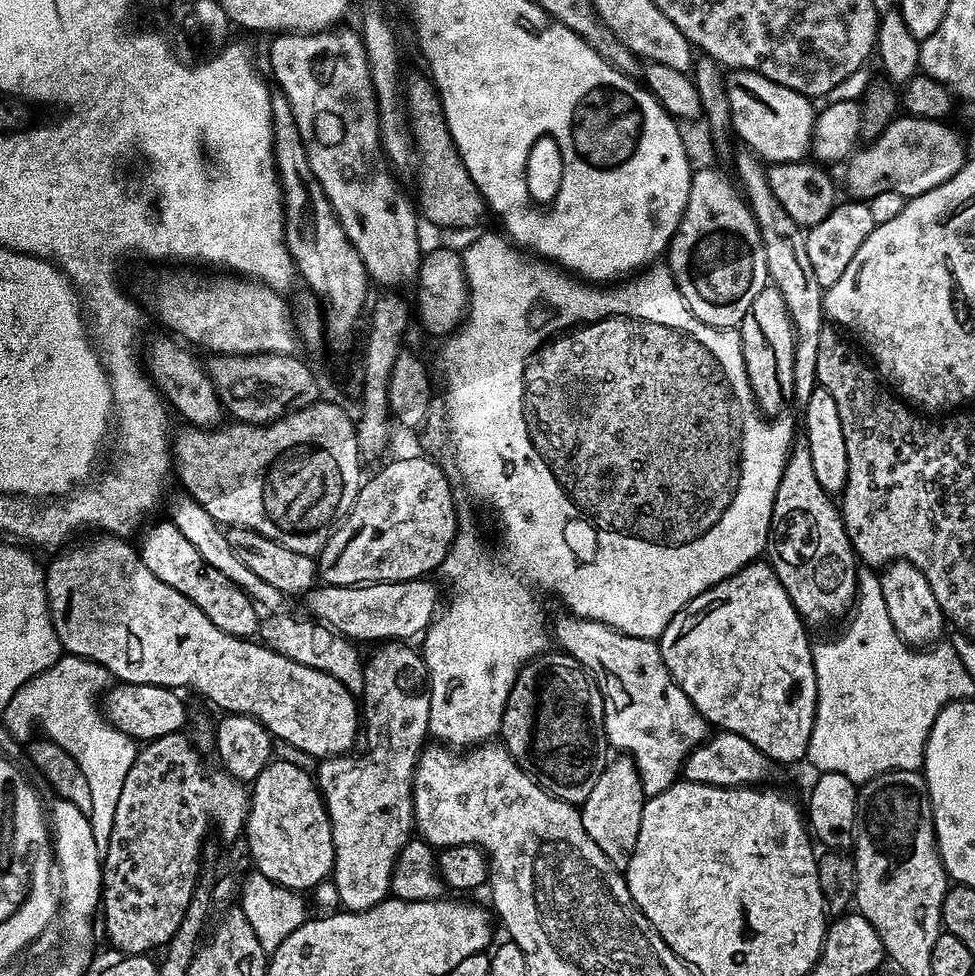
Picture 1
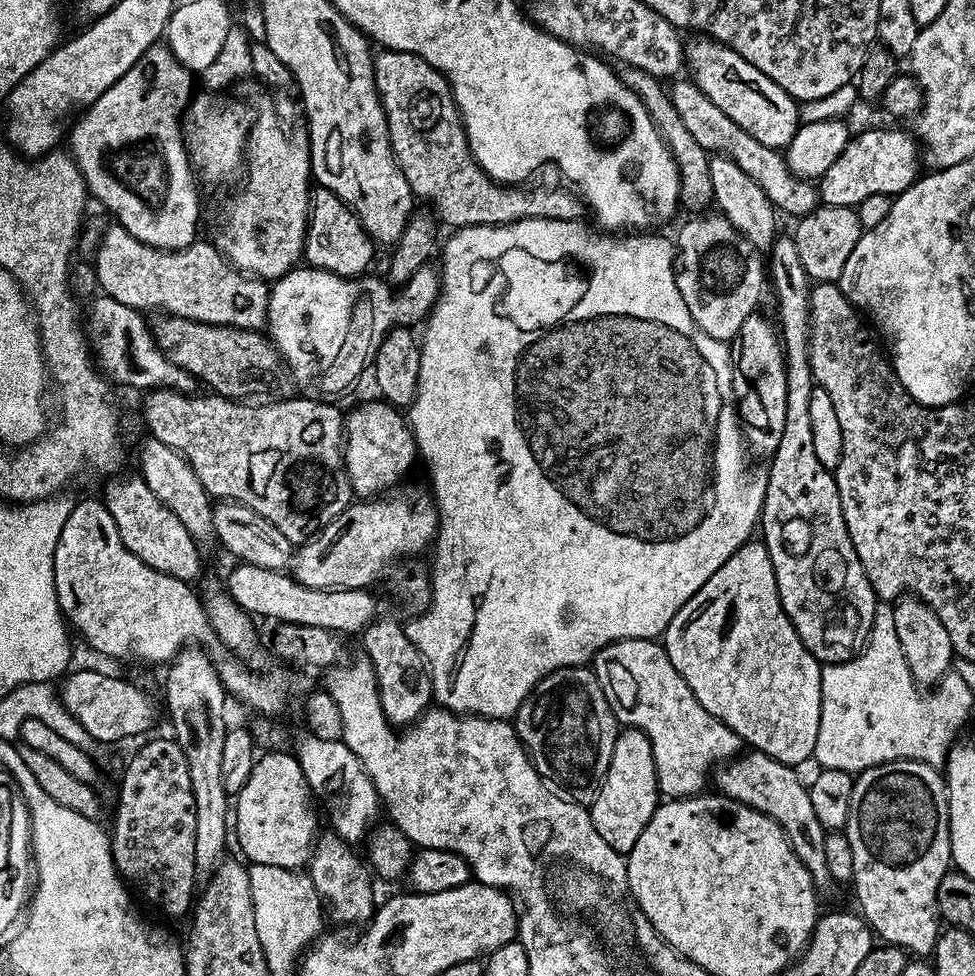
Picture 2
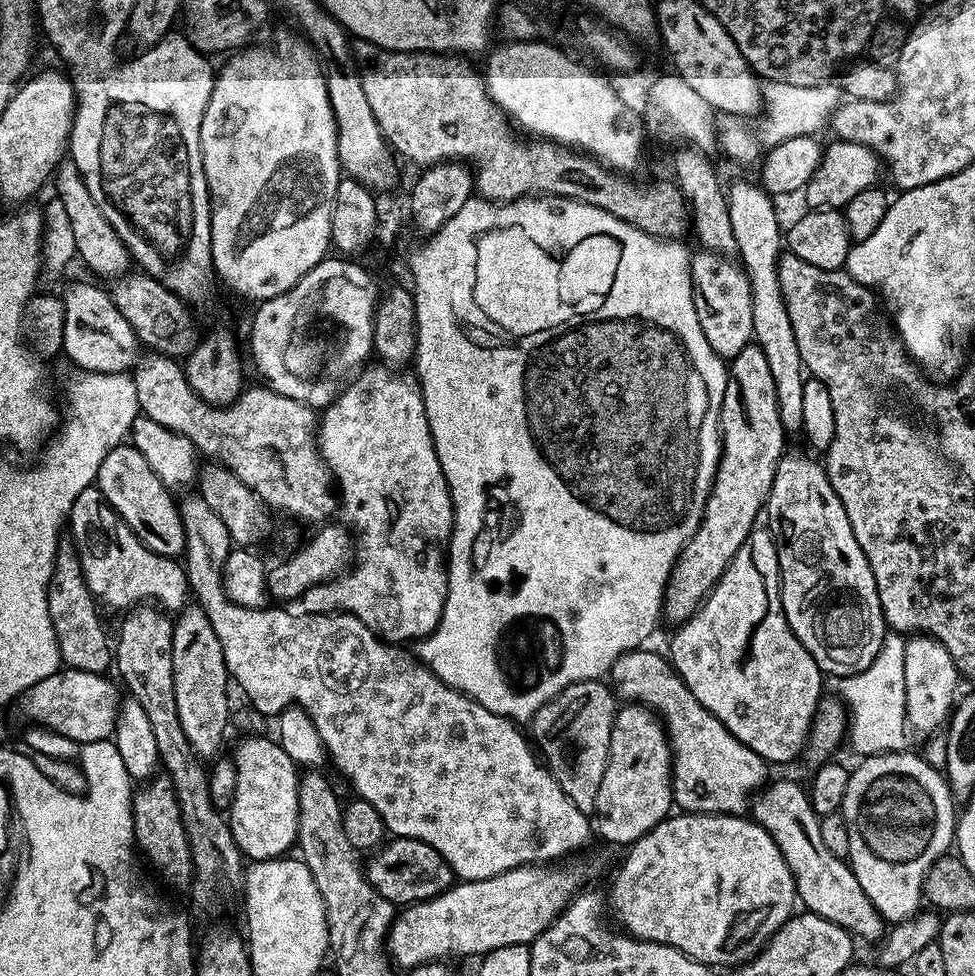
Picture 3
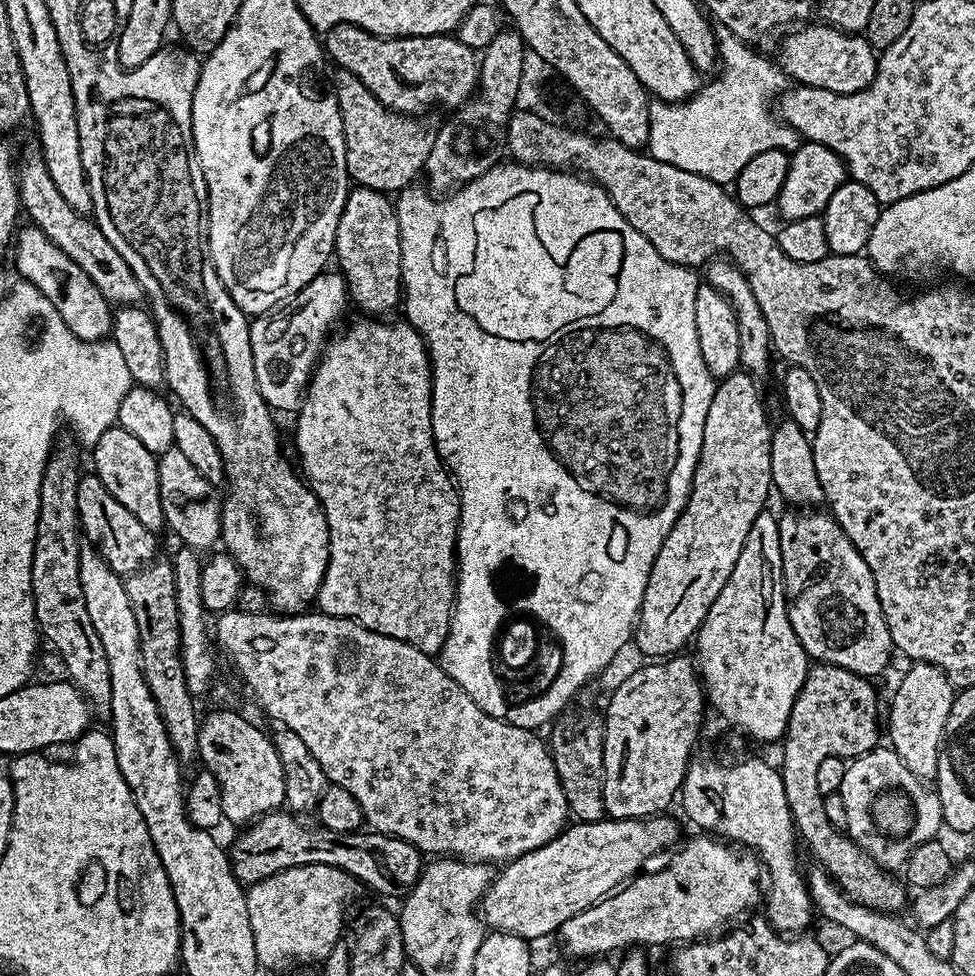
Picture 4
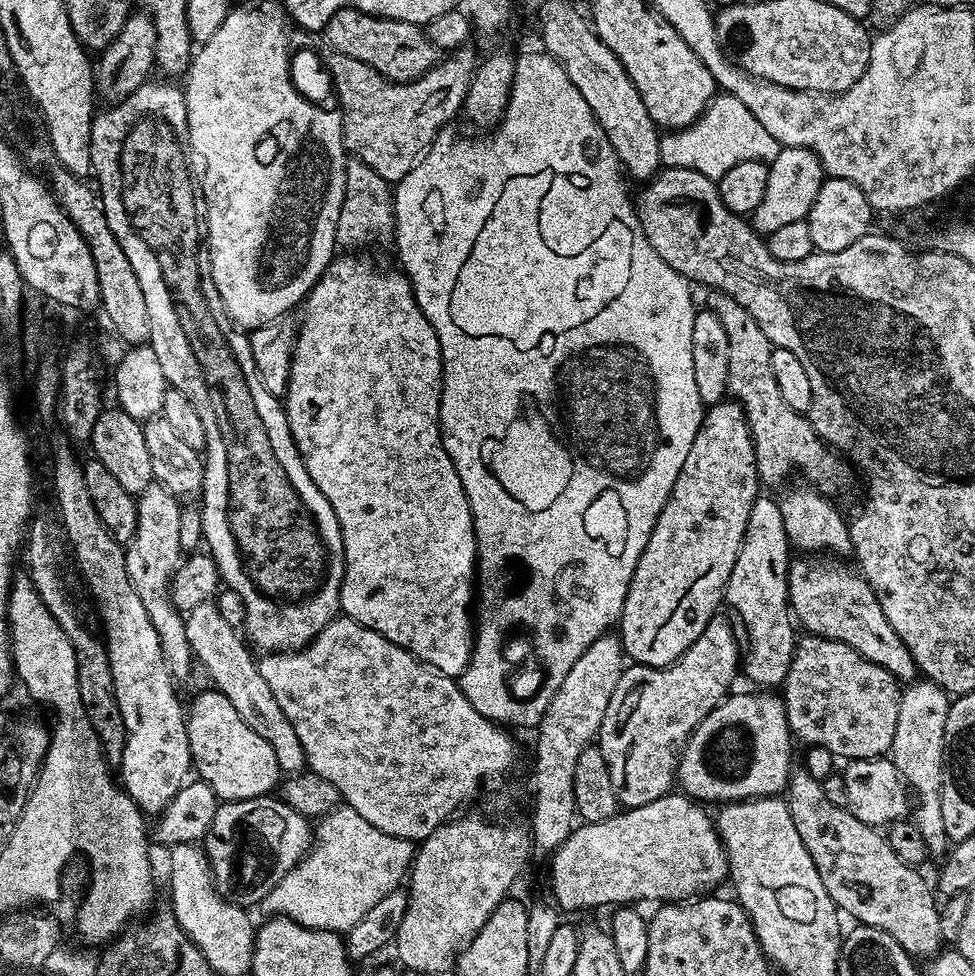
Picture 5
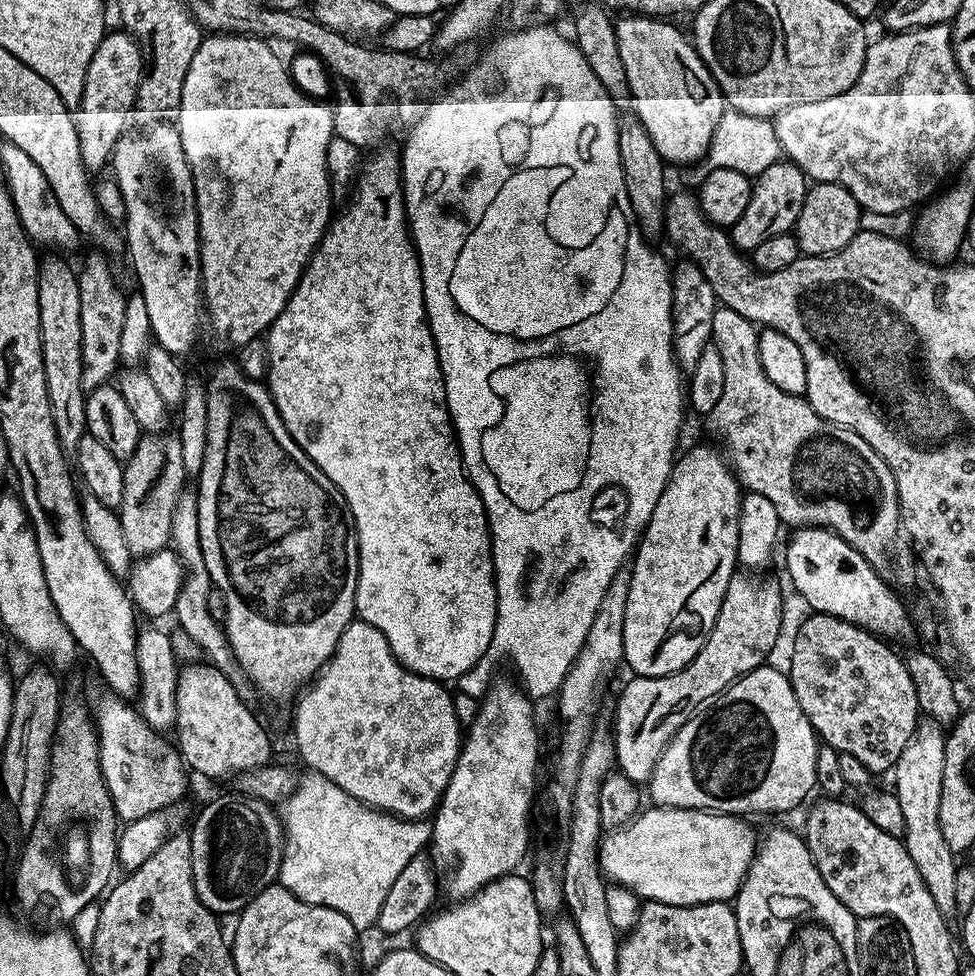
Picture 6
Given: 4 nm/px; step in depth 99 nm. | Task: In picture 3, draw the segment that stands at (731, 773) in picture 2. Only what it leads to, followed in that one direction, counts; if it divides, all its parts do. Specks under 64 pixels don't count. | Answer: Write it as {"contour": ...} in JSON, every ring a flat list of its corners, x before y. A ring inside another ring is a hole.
{"contour":[[774,780,765,783,753,796,750,816,772,835,778,850,782,850,782,858,786,858,786,866,790,866,790,874,796,883,799,903,807,911,842,926,853,937,883,941,886,935,885,920,870,898,866,898,866,890,858,886,851,863,826,850,822,842,820,816,803,786,792,780]]}

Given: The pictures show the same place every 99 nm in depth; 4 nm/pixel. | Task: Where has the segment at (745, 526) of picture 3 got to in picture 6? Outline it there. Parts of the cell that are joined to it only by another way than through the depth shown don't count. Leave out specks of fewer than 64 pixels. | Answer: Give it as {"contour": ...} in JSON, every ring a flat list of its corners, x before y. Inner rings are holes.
{"contour":[[700,444,673,463,666,486,631,557,632,577,630,594,626,598,623,663,629,664,636,676,669,676,685,668,695,658,716,625,726,586,737,571,742,485,727,459,717,452]]}

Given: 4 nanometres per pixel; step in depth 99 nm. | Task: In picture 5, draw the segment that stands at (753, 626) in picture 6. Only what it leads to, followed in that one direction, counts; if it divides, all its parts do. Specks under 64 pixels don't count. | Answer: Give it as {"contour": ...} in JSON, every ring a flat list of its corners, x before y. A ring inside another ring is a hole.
{"contour":[[713,616,706,630,698,634,698,638,673,664,665,668,651,668,633,663,625,667,618,678,610,706,606,706,606,718,602,718,598,747,602,758,606,758,606,770,610,770,610,782,614,782,614,794,624,808,646,806,646,802,654,802,654,798,662,798,673,791,676,765,684,751,685,742,702,722,702,718,706,718,706,714,710,714,710,710,717,708,733,691,736,672,738,676,742,668,742,644,736,641,733,621,723,620,722,616]]}

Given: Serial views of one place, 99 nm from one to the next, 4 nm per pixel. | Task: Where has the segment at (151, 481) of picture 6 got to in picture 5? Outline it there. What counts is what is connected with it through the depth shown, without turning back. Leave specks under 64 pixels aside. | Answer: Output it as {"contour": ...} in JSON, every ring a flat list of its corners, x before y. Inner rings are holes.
{"contour":[[155,482,148,485,148,487,143,488,142,491,136,496,136,529,134,534,126,542,126,547,124,548,124,557,126,558,126,574,130,574,130,586,134,586,134,594,138,594,138,598,142,598,142,606,146,606,146,614,150,614,150,622,154,622,154,630,158,630,158,642,162,642,162,654,166,658,168,663,168,669,171,670,173,677,177,681,183,682,188,675,191,674,192,668,194,669,194,657,192,651,190,650,190,642,186,638,186,626,184,625,184,616,177,612,175,604,172,603,172,578,176,575,177,568,180,567,182,563,182,551,180,548,181,541,181,523,179,522,181,501,172,493,170,490,166,490,162,485]]}

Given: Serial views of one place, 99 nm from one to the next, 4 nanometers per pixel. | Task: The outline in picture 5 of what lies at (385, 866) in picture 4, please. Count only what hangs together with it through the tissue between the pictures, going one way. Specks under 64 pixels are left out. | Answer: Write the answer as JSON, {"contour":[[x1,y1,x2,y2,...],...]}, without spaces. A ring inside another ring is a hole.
{"contour":[[275,795,259,796,249,800,226,800,217,803,214,822,210,822,210,830,206,830,202,841,204,856,212,871,212,881,216,892,231,904,249,906,259,905,294,870,294,866,307,854,312,847,314,828,309,817,298,814,285,800]]}

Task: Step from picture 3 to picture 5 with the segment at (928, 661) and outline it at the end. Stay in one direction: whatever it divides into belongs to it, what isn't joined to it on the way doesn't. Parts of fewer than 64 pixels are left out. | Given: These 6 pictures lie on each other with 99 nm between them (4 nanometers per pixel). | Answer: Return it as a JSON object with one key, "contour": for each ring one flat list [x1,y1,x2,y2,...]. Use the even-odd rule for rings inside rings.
{"contour":[[920,678,909,683,900,693,898,726,894,730,890,753,891,763,914,797,910,816,918,826,918,834,925,839,927,855,932,858,943,857,950,847,946,826,942,823,942,782,946,755,944,731,949,703,949,693,931,680]]}

